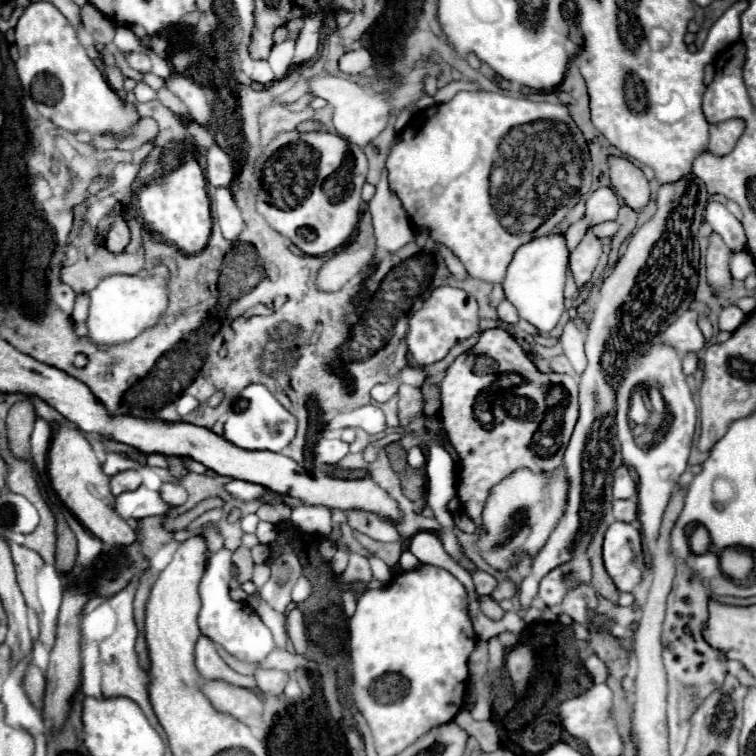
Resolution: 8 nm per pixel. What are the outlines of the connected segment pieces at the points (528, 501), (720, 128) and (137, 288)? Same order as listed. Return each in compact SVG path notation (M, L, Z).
M564 466L552 472L532 472L528 468L520 468L500 480L488 494L484 510L482 510L482 524L478 534L478 552L496 570L506 572L508 568L518 566L520 554L536 556L548 536L564 516L568 504L568 476Z
M726 120L720 124L712 124L708 150L714 154L728 154L736 146L736 140L742 136L742 132L744 132L742 120Z
M158 266L140 276L114 274L102 280L90 292L88 338L96 344L120 344L136 338L142 330L154 326L168 306L166 294L166 268Z

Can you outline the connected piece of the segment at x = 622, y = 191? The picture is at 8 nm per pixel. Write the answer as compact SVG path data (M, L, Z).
M610 158L608 162L612 188L616 190L616 194L620 194L632 210L644 210L650 202L650 186L642 170L624 158Z

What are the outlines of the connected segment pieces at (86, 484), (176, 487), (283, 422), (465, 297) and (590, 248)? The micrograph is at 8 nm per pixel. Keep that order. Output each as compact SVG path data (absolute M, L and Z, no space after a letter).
M60 426L60 430L54 434L48 454L48 474L62 502L98 540L102 540L106 546L128 546L136 540L130 524L112 512L112 500L116 500L116 496L110 492L110 478L102 472L96 452L80 430Z
M164 482L160 488L160 494L162 494L164 502L168 502L170 506L180 506L188 498L188 492L180 482Z
M250 384L232 402L224 424L224 438L244 450L282 452L296 434L296 418L272 396L264 384Z
M452 286L434 288L430 296L424 300L422 308L416 310L408 322L406 344L408 344L408 350L414 354L412 364L426 366L442 360L452 346L478 334L478 322L480 322L480 314L478 314L478 302L474 296Z
M588 226L584 238L570 254L570 270L574 274L574 282L578 288L582 288L592 278L600 262L600 256L602 256L602 242L594 234L594 228Z

